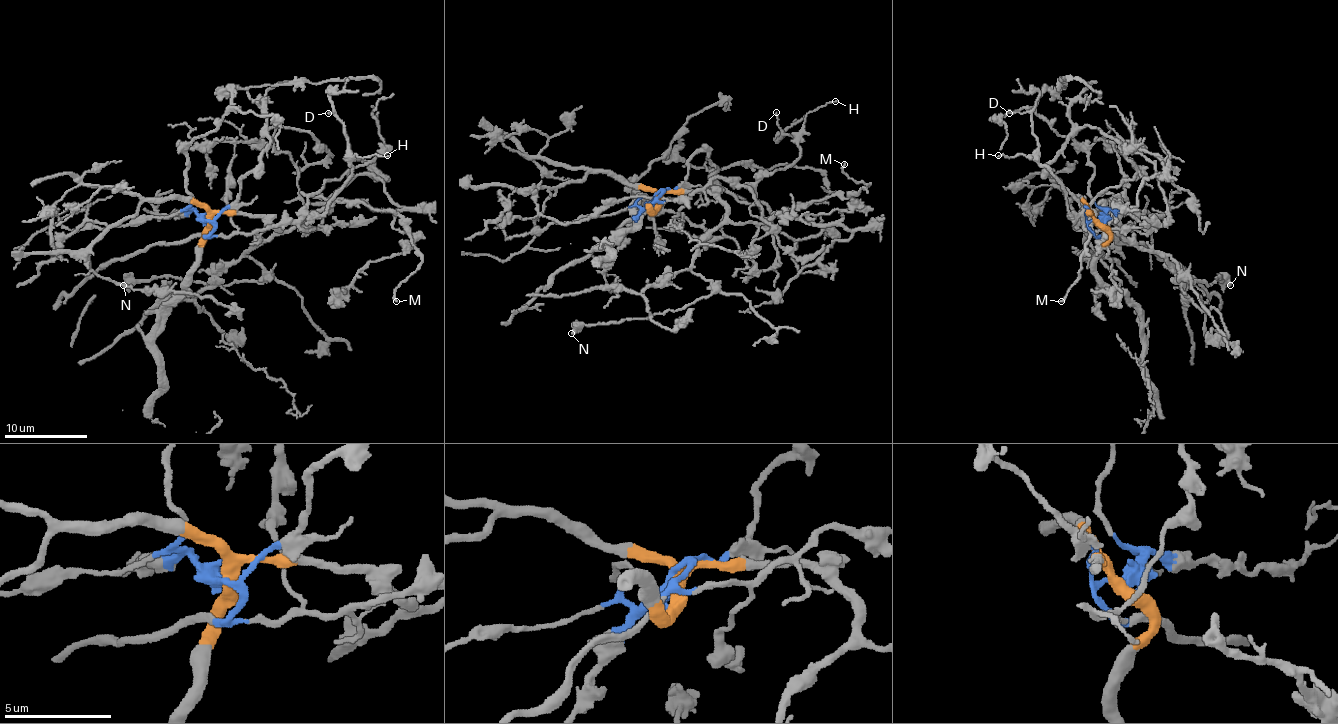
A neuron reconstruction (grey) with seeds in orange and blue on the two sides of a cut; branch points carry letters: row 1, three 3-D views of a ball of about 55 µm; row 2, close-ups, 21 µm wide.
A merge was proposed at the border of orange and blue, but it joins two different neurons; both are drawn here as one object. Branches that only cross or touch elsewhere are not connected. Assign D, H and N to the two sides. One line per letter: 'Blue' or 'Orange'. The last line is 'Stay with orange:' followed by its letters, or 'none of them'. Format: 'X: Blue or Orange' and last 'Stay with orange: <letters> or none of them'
D: Blue
H: Blue
N: Orange
Stay with orange: N

